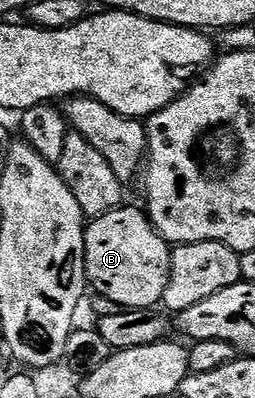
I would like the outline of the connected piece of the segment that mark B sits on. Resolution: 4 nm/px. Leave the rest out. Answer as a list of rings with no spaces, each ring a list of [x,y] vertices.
[[[130,205],[115,208],[104,215],[92,218],[85,230],[85,261],[87,262],[88,284],[98,294],[109,297],[109,301],[117,301],[124,309],[151,309],[162,300],[165,285],[169,285],[171,272],[171,252],[166,239],[157,233],[157,229],[147,218],[146,210]]]

